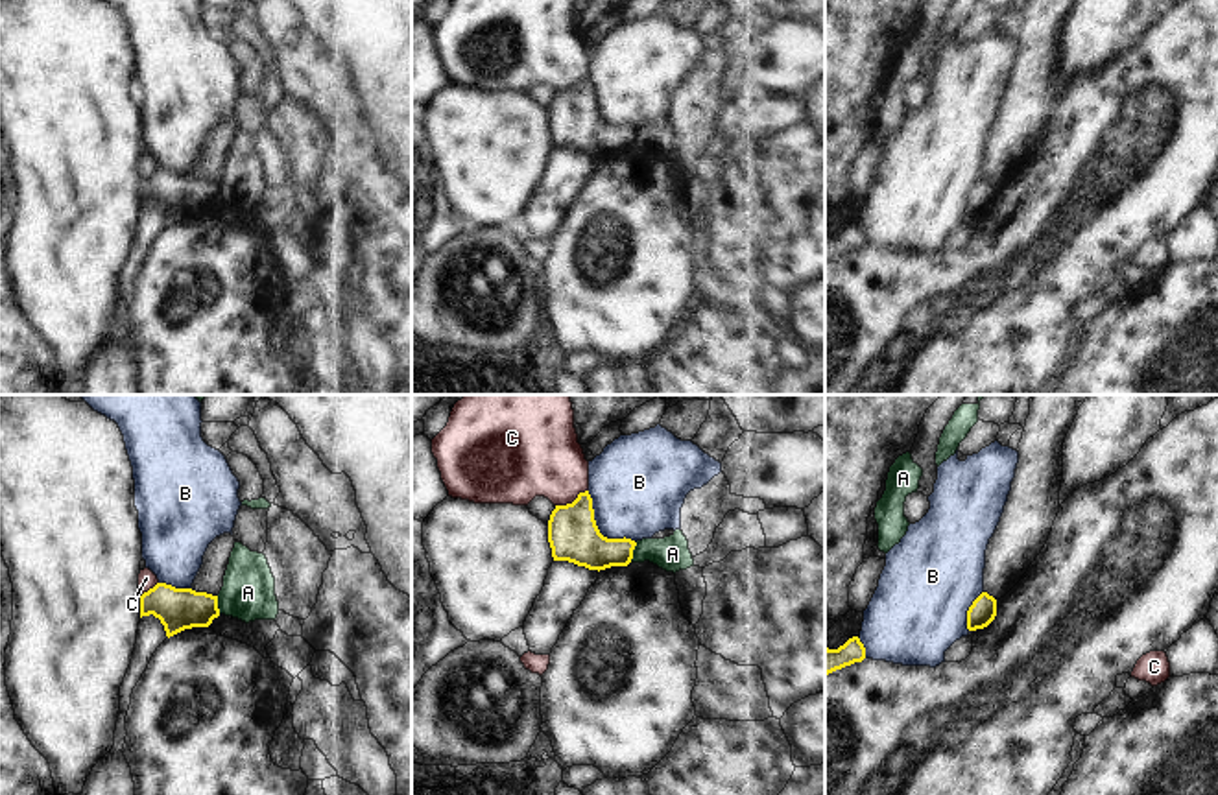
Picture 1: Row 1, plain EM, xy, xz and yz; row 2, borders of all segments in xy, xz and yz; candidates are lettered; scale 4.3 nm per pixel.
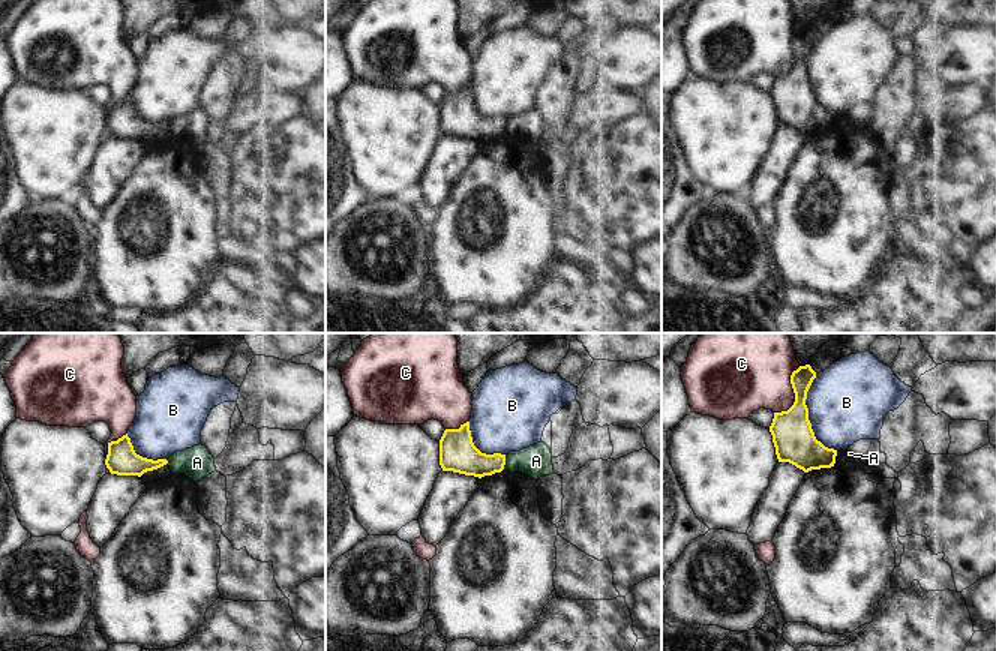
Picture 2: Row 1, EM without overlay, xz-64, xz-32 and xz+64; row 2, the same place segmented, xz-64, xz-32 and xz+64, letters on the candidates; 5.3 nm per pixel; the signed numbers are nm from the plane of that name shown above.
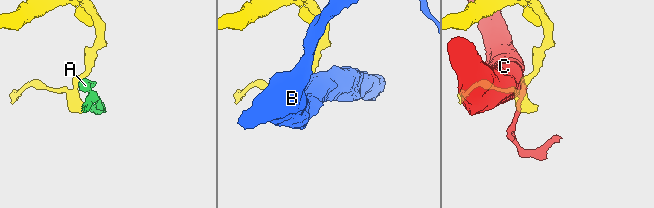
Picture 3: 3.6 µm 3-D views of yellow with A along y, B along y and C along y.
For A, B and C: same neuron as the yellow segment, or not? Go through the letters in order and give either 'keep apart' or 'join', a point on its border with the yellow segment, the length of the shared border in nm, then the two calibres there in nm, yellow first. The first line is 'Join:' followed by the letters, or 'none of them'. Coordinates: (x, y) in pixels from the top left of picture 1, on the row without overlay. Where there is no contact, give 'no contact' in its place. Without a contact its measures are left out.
Join: none of them
A: keep apart | xz (632, 139) | 90 nm | 200/150 nm
B: keep apart | xz (598, 117) | 320 nm | 220/420 nm
C: keep apart | xz (573, 89) | 160 nm | 220/360 nm

